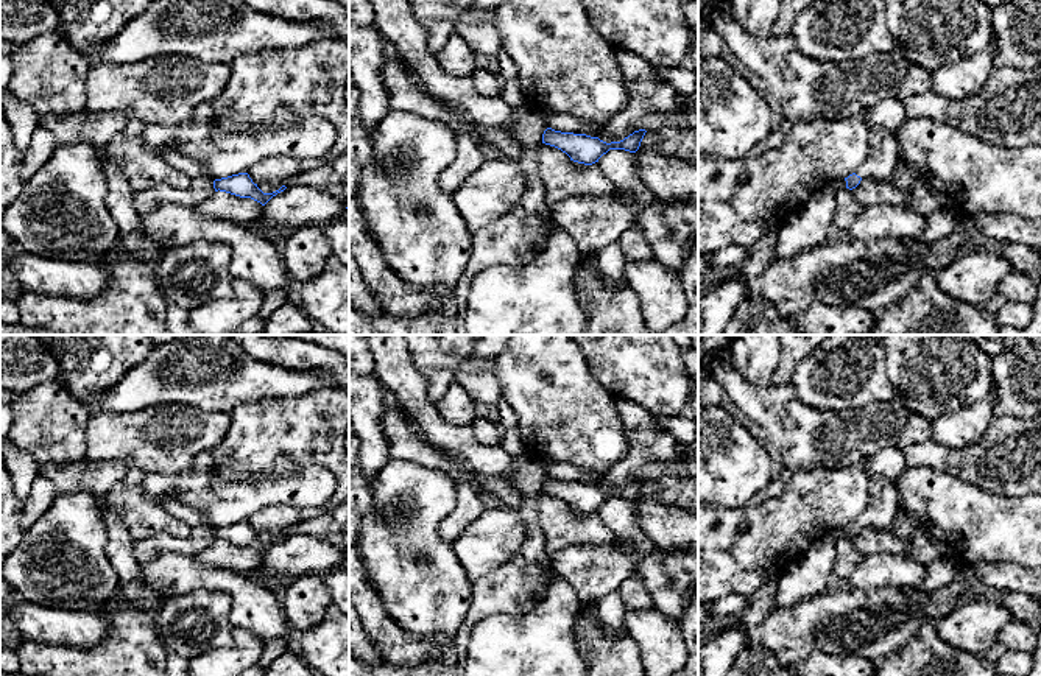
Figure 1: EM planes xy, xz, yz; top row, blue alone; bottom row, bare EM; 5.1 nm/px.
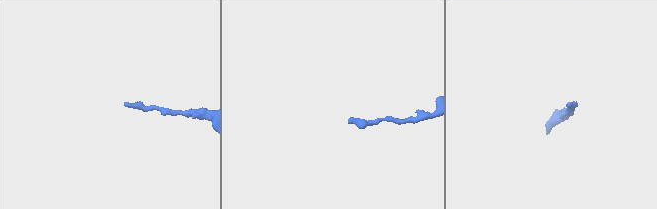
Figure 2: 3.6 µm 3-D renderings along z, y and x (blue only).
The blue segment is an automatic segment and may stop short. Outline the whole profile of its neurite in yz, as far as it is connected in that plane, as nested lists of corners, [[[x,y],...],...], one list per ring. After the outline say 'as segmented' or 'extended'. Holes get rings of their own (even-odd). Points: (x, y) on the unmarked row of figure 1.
[[[882,475],[870,477],[868,503],[860,516],[845,526],[846,537],[856,537],[863,526],[888,526],[899,508],[896,483]]] | extended

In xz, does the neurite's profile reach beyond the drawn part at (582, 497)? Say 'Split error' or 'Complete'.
Complete

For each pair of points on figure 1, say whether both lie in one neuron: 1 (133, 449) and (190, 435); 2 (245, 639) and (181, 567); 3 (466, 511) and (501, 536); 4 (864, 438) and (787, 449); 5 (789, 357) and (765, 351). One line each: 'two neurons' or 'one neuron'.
1: one neuron
2: two neurons
3: two neurons
4: one neuron
5: two neurons

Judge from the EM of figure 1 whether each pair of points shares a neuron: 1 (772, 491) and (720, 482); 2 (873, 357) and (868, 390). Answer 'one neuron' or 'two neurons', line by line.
1: two neurons
2: one neuron

